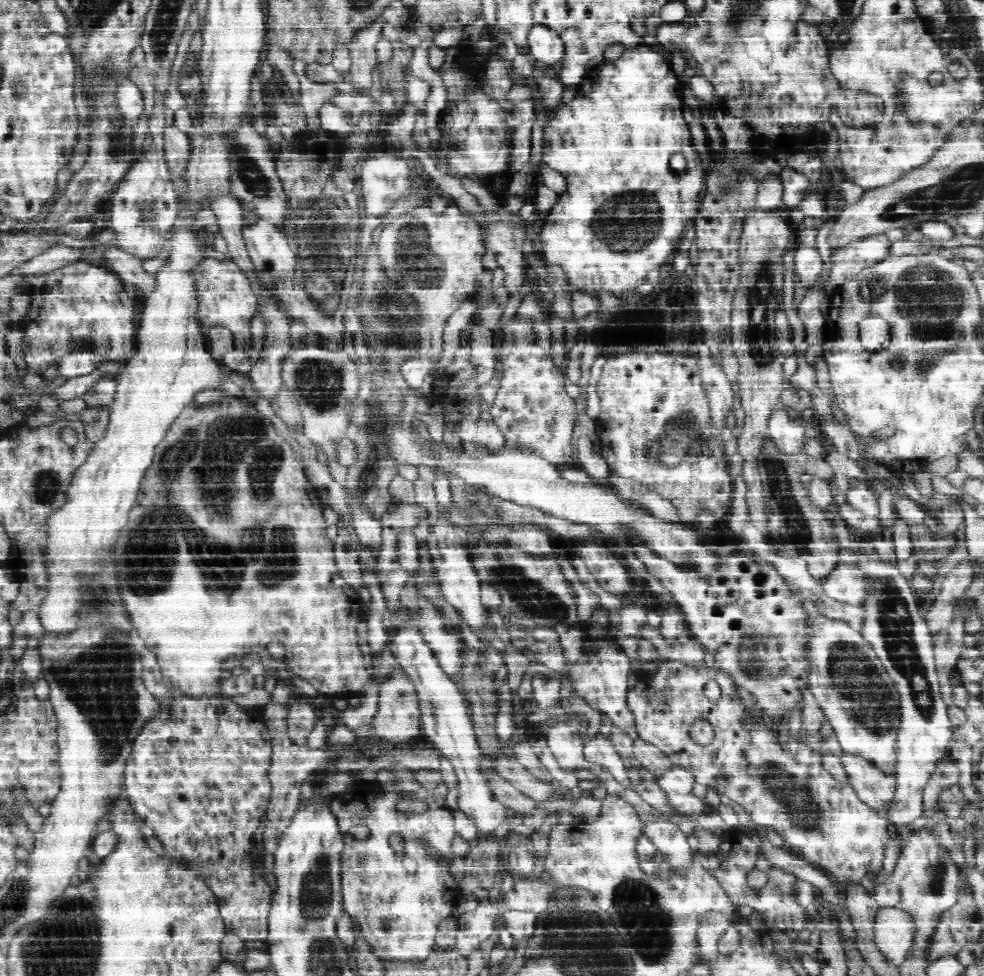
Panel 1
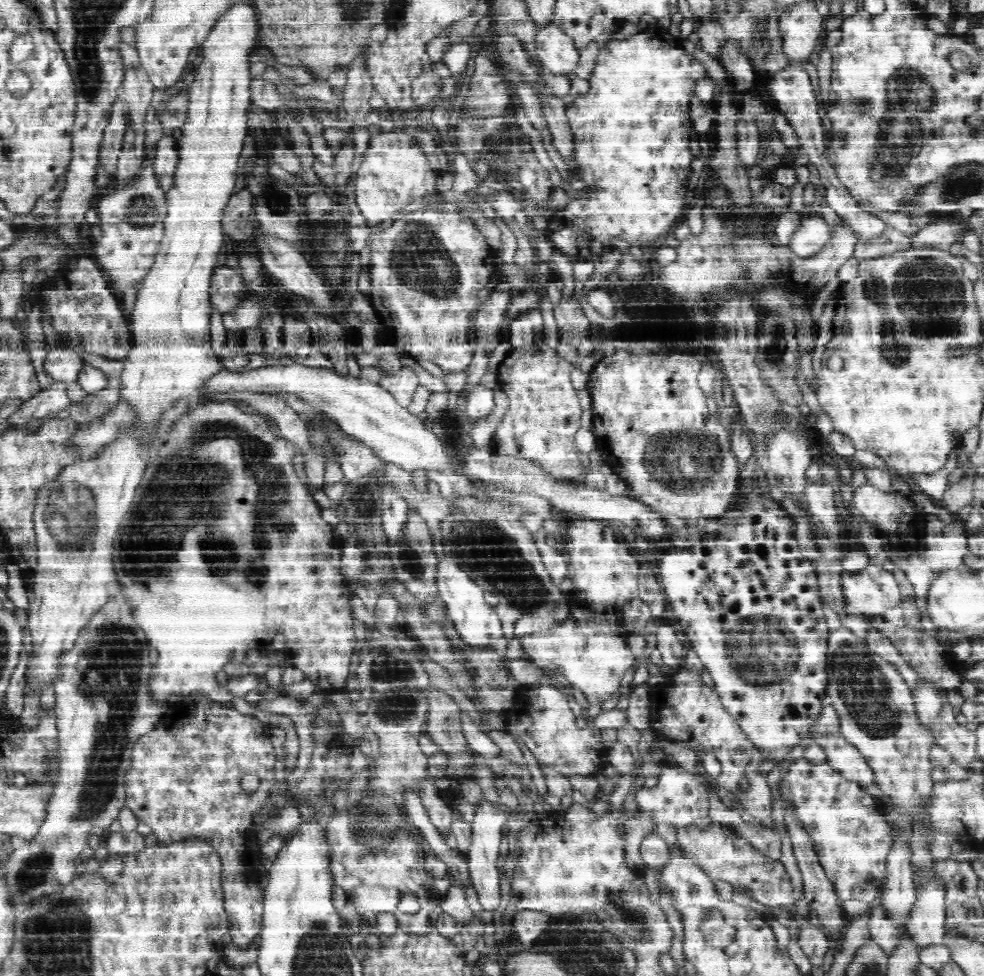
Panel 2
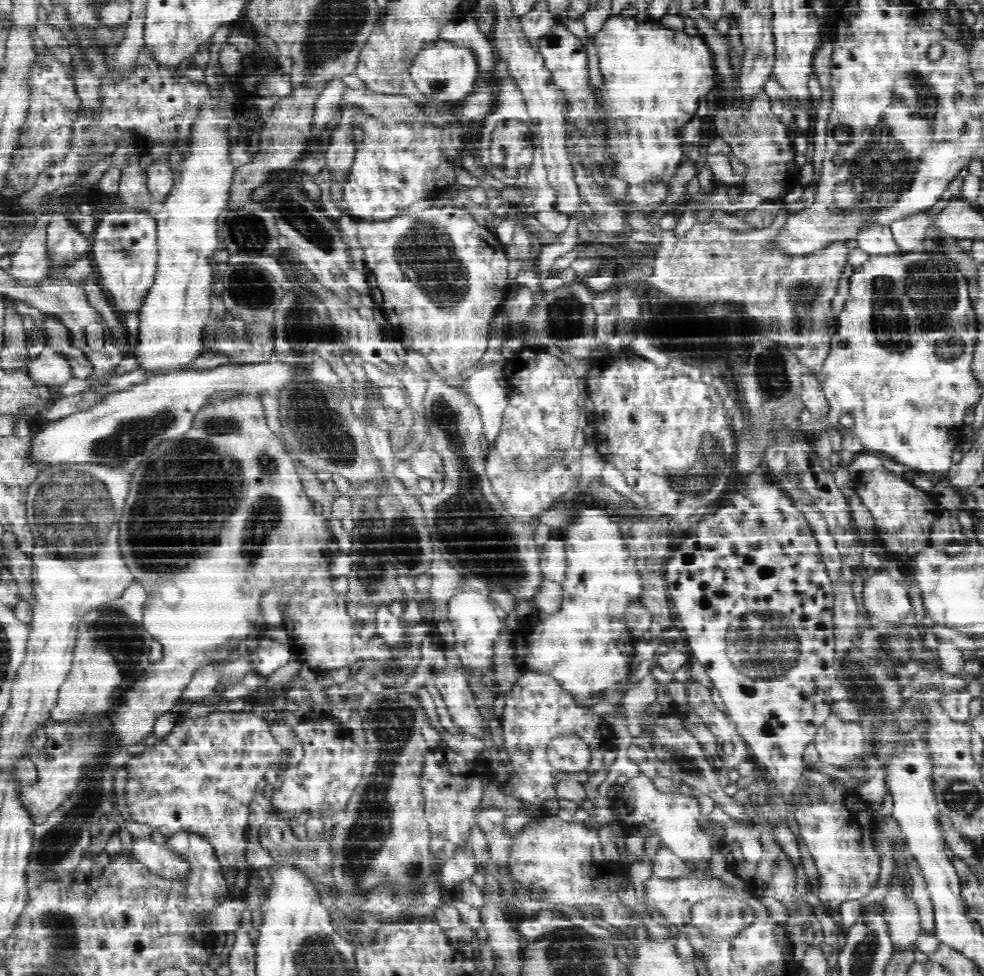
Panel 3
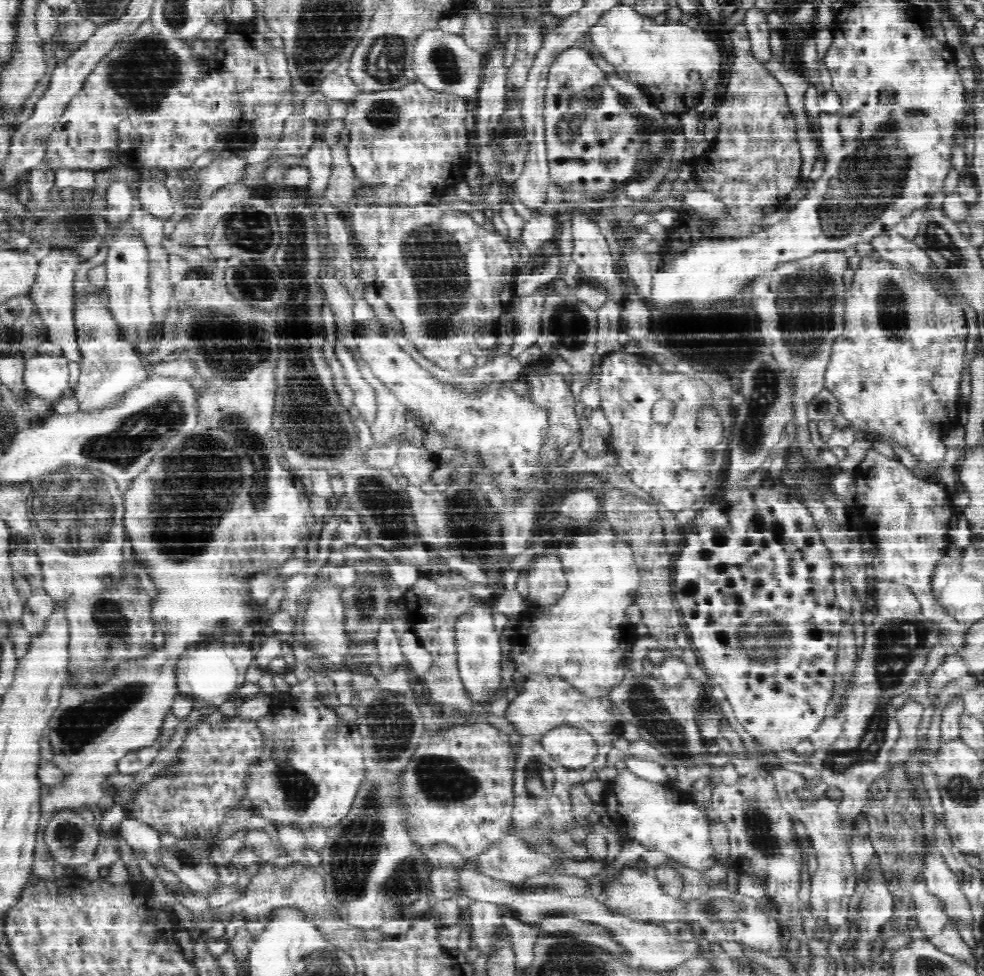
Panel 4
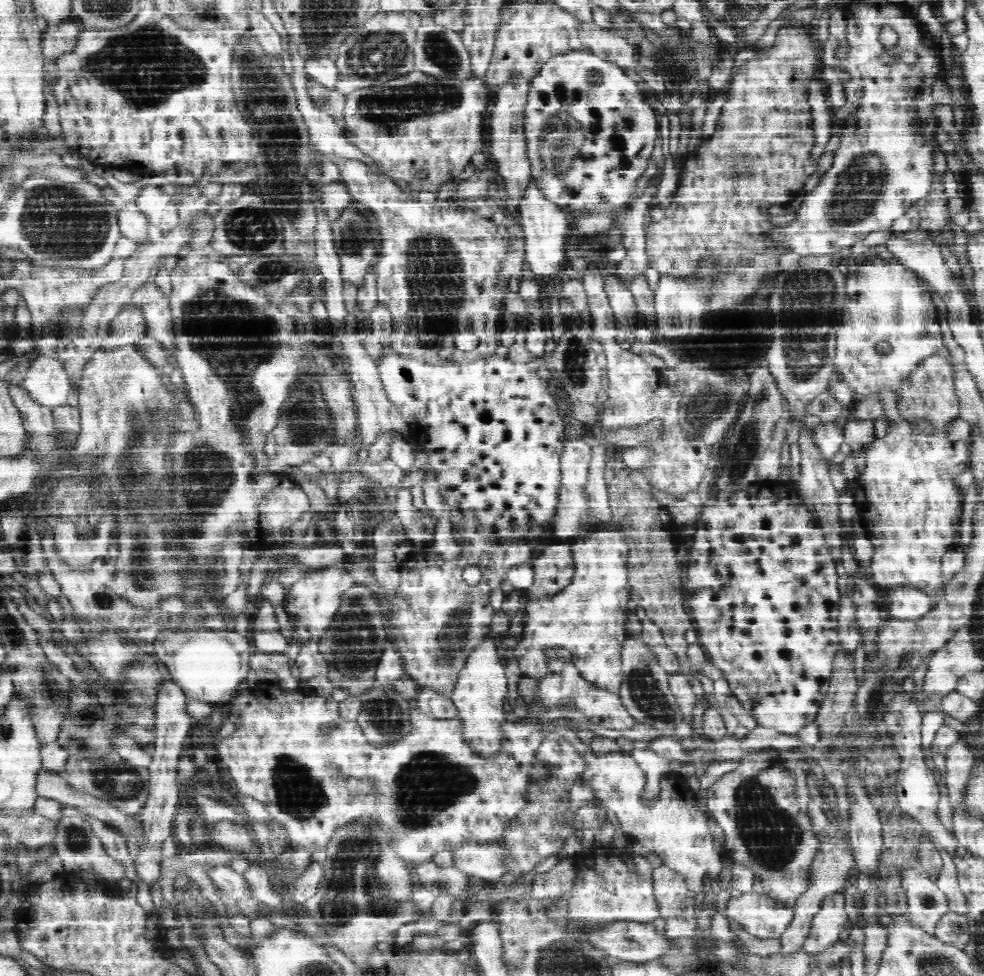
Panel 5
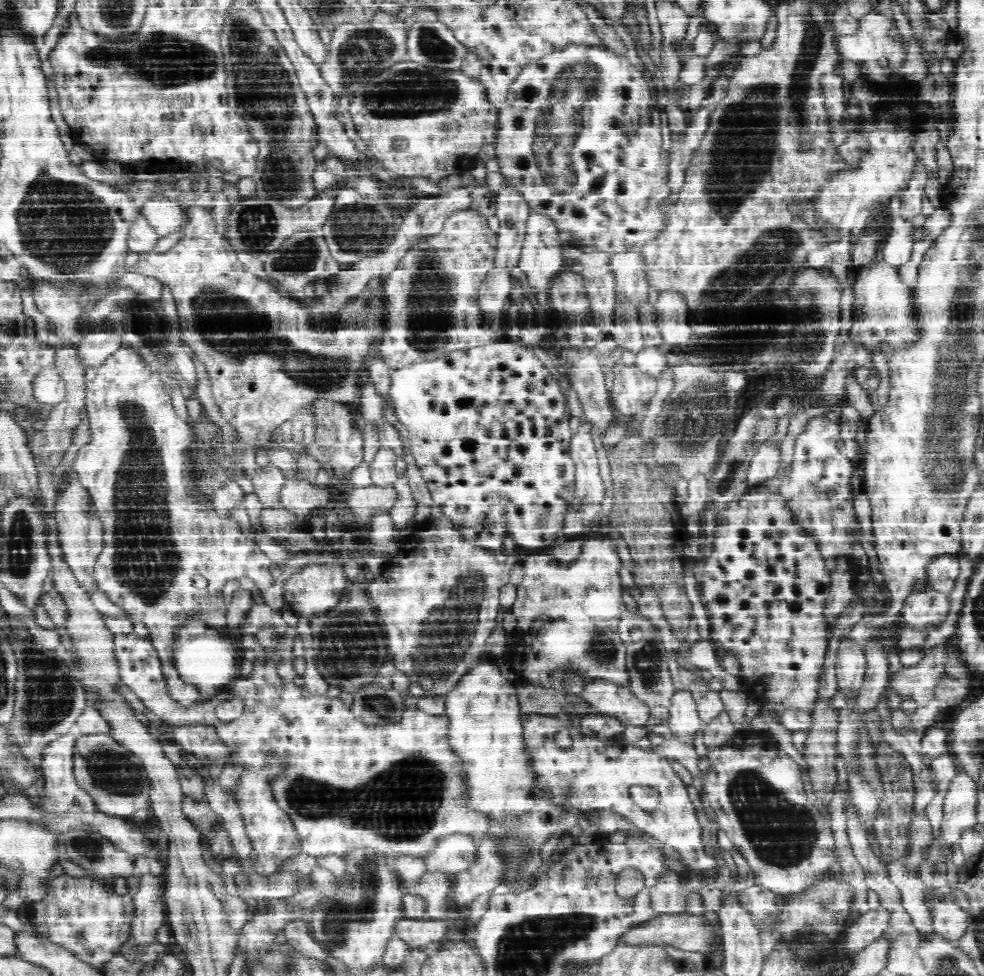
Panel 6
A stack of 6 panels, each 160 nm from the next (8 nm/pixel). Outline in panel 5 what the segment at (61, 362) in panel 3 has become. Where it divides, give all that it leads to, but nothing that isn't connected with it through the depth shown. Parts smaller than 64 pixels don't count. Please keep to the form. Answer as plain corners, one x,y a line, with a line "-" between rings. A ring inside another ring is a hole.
45,355
31,363
22,386
32,401
51,409
67,404
71,386
62,366
57,358

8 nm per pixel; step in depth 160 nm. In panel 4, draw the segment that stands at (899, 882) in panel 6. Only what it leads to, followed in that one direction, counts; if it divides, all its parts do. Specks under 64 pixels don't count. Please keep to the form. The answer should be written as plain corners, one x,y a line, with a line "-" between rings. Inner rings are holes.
920,883
914,885
910,892
914,911
916,910
917,929
930,939
942,931
942,928
950,921
945,907
945,902
935,894
926,890

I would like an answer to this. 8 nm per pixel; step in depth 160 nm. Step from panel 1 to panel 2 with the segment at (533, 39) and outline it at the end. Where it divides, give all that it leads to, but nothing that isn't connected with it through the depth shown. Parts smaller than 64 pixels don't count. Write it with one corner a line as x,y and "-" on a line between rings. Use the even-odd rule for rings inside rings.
555,23
539,30
534,38
534,54
550,72
573,78
580,64
580,48
567,30

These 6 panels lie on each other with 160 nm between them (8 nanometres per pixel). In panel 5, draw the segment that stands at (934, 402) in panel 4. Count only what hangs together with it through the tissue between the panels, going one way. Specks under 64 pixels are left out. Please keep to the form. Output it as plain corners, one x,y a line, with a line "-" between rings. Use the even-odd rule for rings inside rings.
873,253
870,258
859,263
856,272
849,275
847,280
848,282
845,282
846,292
850,300
844,306
844,324
838,332
835,370
843,374
843,380
857,392
854,401
860,400
862,394
878,393
881,387
890,391
896,390
901,378
906,373
912,372
912,368
924,356
930,356
936,352
948,352
942,343
940,324
936,320
936,307
930,299
930,293
926,292
924,288
920,288
918,277
911,269
899,264
890,264
-
882,340
891,344
889,353
883,355
875,349
875,345

